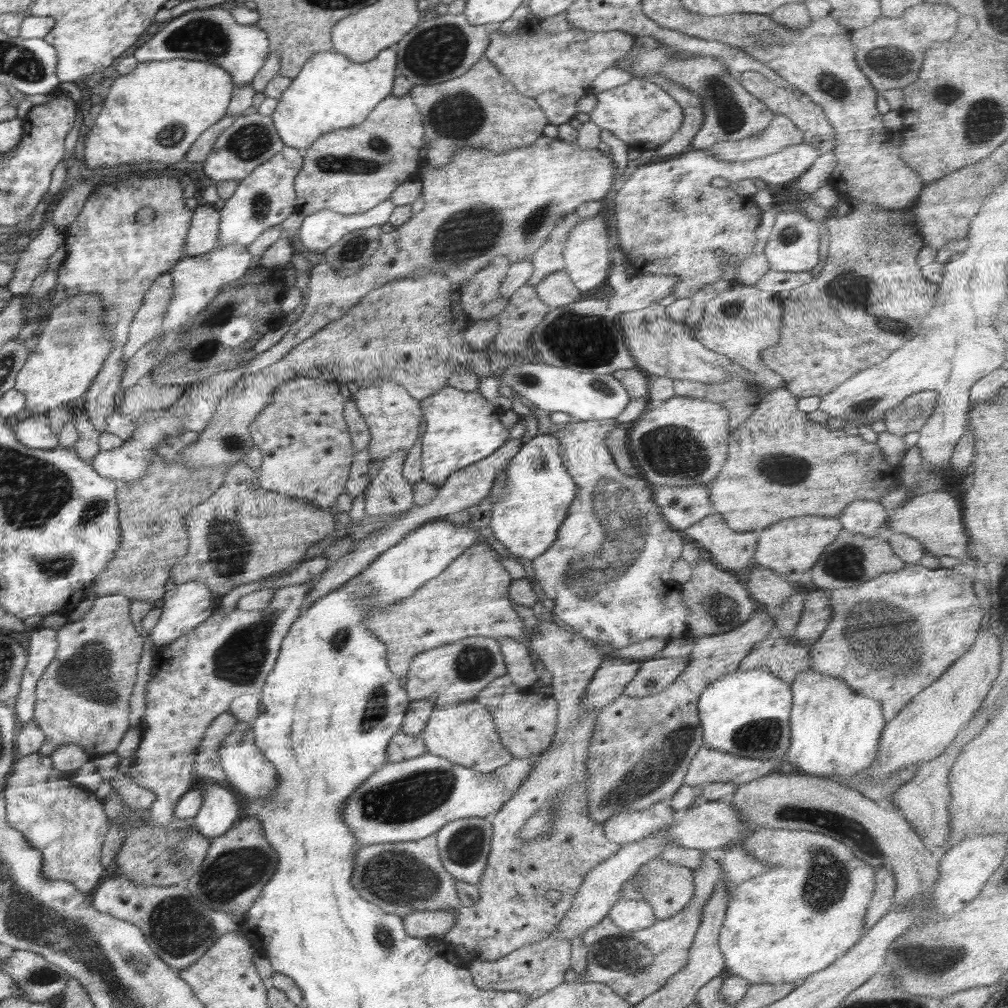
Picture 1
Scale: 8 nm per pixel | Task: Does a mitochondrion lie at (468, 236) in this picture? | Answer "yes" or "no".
yes

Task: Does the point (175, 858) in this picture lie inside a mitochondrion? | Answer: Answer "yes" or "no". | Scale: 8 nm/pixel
yes

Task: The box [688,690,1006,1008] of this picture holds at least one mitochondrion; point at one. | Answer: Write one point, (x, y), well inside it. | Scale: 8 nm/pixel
(858, 833)

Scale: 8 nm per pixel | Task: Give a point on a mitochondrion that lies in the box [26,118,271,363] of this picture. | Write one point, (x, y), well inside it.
(172, 134)

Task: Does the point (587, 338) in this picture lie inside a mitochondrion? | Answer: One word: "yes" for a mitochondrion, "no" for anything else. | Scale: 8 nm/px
yes

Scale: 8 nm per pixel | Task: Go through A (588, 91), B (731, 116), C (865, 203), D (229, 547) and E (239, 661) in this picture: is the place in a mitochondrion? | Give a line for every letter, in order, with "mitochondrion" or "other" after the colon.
A: other
B: mitochondrion
C: other
D: mitochondrion
E: mitochondrion

